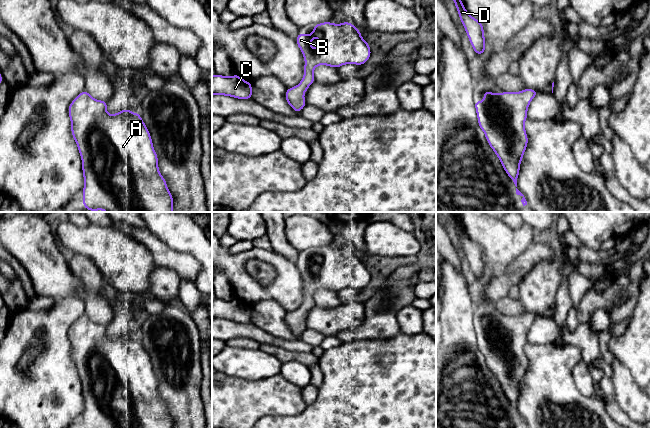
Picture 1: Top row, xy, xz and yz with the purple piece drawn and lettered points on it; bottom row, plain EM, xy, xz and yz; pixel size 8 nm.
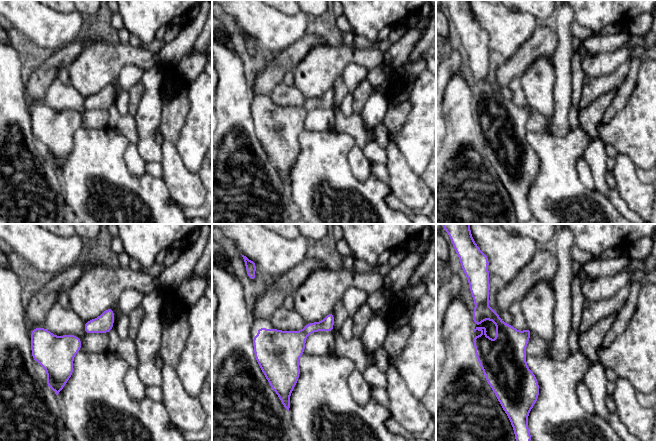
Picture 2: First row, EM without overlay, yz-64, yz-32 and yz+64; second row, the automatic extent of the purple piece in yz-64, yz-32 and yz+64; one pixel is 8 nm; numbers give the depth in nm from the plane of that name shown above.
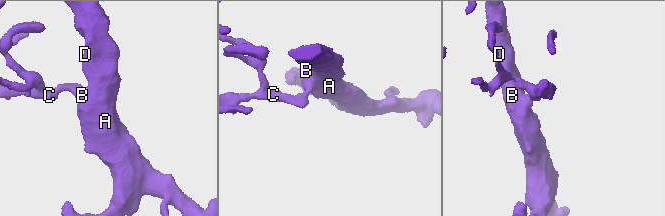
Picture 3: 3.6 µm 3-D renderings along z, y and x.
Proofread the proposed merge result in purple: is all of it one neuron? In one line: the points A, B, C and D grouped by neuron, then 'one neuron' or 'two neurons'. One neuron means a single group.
groups A B C D; one neuron

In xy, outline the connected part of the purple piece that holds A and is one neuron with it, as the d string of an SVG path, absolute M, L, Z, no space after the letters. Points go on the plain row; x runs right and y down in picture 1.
M84 314L68 332L71 357L82 383L85 407L81 417L83 428L173 428L173 420L158 392L158 380L154 374L150 356L140 337L132 337L127 332L110 339L106 334L107 327L108 325L94 323Z

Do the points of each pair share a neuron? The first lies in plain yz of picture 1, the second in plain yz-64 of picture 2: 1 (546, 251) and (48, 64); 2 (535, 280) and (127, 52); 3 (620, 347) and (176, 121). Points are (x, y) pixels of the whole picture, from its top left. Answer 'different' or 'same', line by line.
1: same
2: same
3: different

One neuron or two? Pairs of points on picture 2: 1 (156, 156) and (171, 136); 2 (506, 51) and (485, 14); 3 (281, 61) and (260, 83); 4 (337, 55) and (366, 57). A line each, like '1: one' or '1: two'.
1: two
2: one
3: one
4: one

